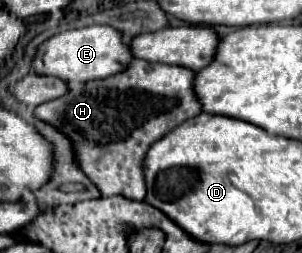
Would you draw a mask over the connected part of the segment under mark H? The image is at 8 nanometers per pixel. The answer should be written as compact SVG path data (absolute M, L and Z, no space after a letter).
M134 59L124 73L78 87L72 83L68 95L38 105L34 115L52 123L74 141L78 163L98 185L102 197L126 195L130 199L144 199L144 161L152 143L186 119L202 113L194 81L196 73L192 69Z

